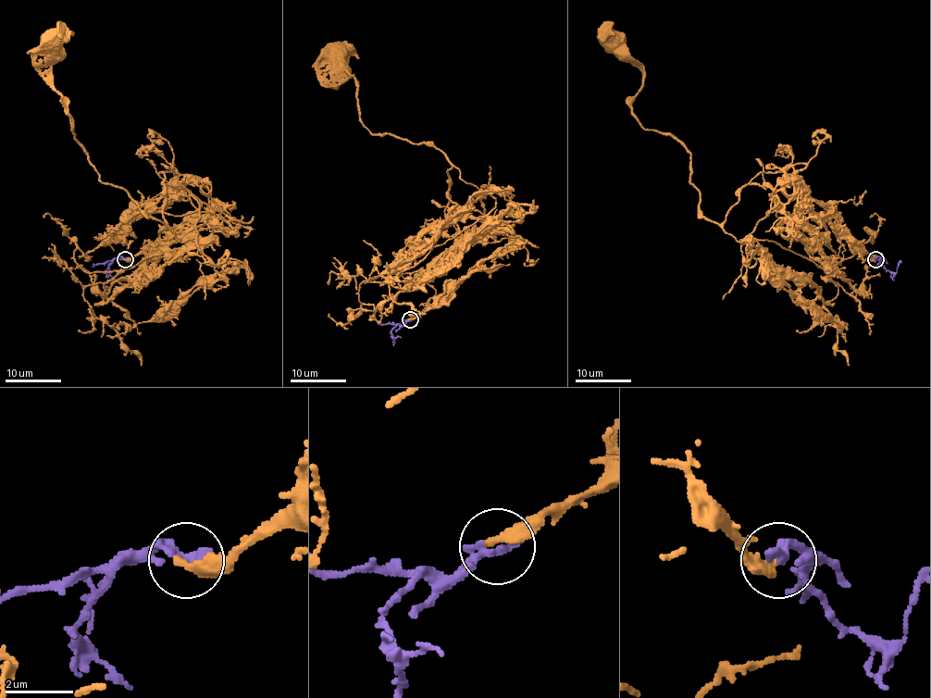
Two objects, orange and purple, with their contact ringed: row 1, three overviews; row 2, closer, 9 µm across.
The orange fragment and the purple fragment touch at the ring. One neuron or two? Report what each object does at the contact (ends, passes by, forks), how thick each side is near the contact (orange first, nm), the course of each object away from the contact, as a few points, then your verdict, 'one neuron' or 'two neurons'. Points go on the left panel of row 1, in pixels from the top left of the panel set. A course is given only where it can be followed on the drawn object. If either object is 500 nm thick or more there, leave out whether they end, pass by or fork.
orange ends; purple ends; calibres 280 and 320 nm; course orange (124, 258), (226, 210), (223, 219), (199, 208), (196, 236), (182, 242), (102, 182), (54, 86), (49, 43); course purple (124, 258), (116, 258), (106, 269), (107, 272), (107, 260); one neuron

